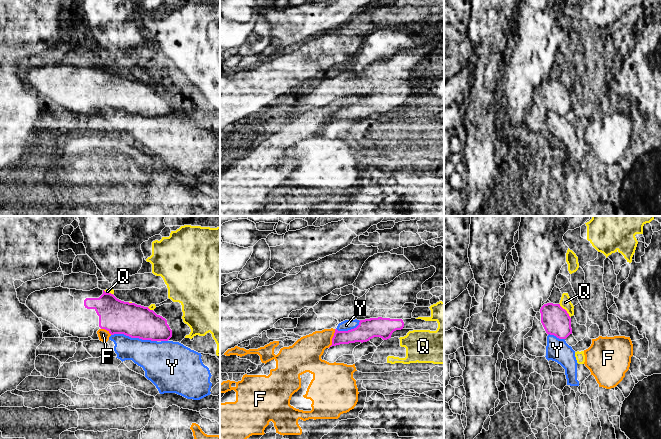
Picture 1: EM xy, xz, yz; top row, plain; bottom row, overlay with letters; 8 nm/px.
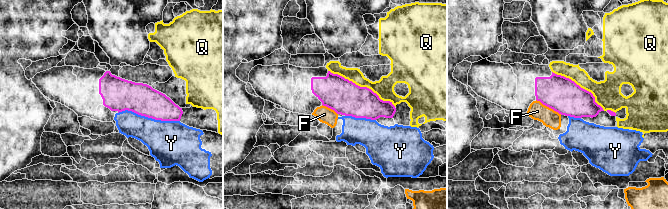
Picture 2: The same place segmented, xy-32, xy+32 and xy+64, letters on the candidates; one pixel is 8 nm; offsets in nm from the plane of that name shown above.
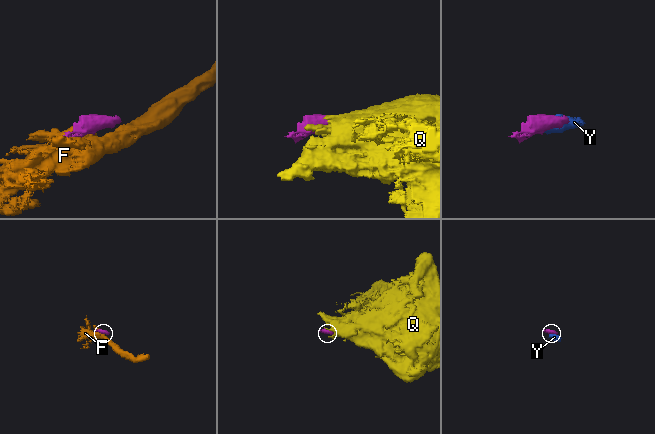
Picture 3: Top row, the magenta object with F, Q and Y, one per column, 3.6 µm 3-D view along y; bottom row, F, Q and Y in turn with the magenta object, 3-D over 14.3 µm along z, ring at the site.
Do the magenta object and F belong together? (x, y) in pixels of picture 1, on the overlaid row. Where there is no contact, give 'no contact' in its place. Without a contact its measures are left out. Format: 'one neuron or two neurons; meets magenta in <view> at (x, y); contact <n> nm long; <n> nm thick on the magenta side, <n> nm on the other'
two neurons; meets magenta in xz at (332, 338); contact 160 nm long; 140 nm thick on the magenta side, 240 nm on the other

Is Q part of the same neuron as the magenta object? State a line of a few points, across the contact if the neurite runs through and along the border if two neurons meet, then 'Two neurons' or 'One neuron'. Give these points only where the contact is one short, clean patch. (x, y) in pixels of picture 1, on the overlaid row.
Two neurons

